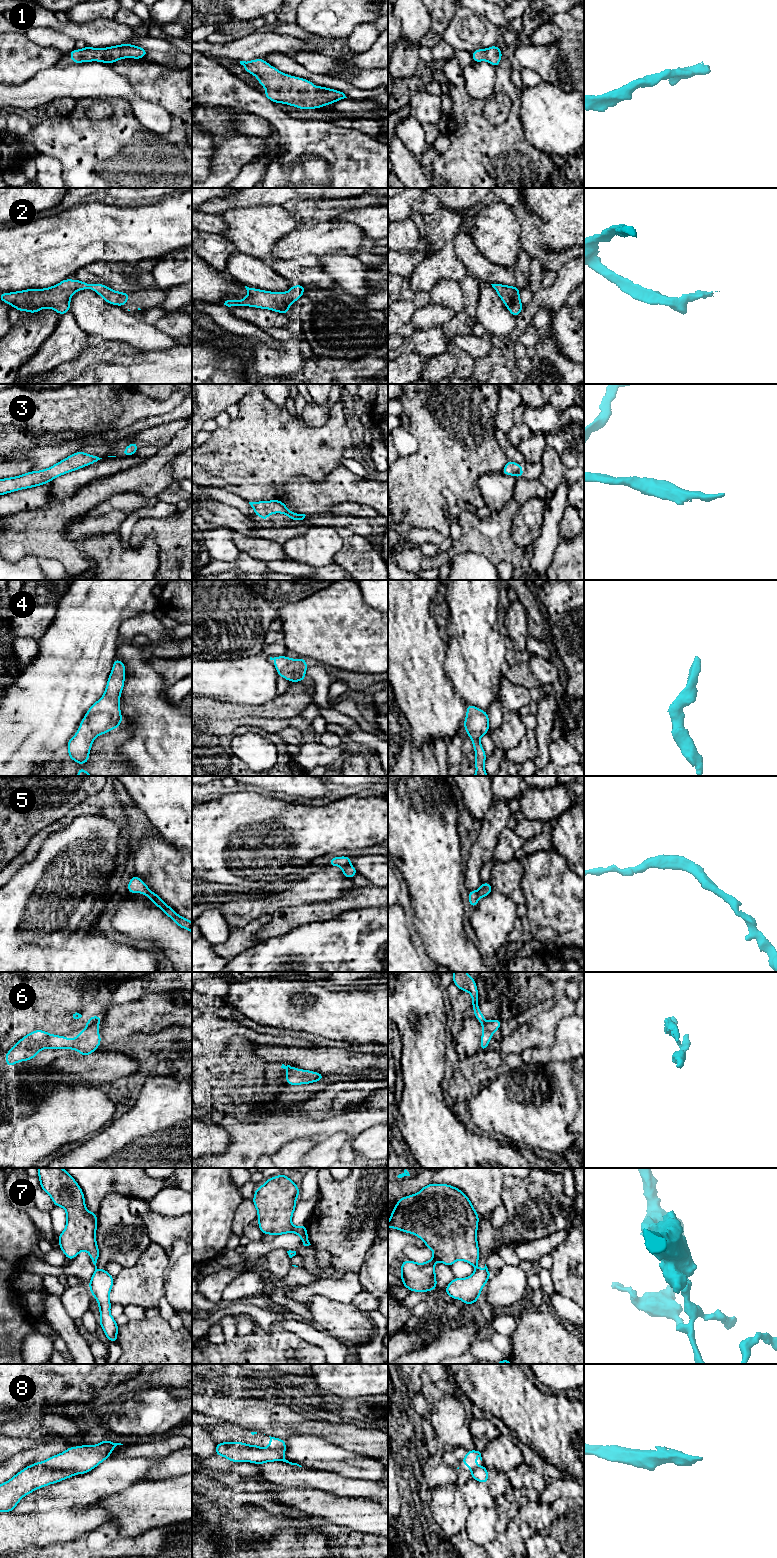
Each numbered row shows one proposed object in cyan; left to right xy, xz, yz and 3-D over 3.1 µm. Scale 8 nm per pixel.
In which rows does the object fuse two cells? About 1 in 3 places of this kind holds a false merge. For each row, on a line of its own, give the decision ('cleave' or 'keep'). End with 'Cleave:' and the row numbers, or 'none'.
1: keep
2: keep
3: keep
4: keep
5: keep
6: cleave
7: cleave
8: cleave
Cleave: 6, 7, 8

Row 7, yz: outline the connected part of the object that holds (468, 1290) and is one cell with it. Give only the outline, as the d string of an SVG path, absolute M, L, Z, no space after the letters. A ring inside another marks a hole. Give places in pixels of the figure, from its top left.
M486 1264L483 1269L475 1266L473 1274L467 1278L454 1278L445 1288L447 1295L462 1300L465 1305L477 1303L483 1286L488 1282L491 1273Z

